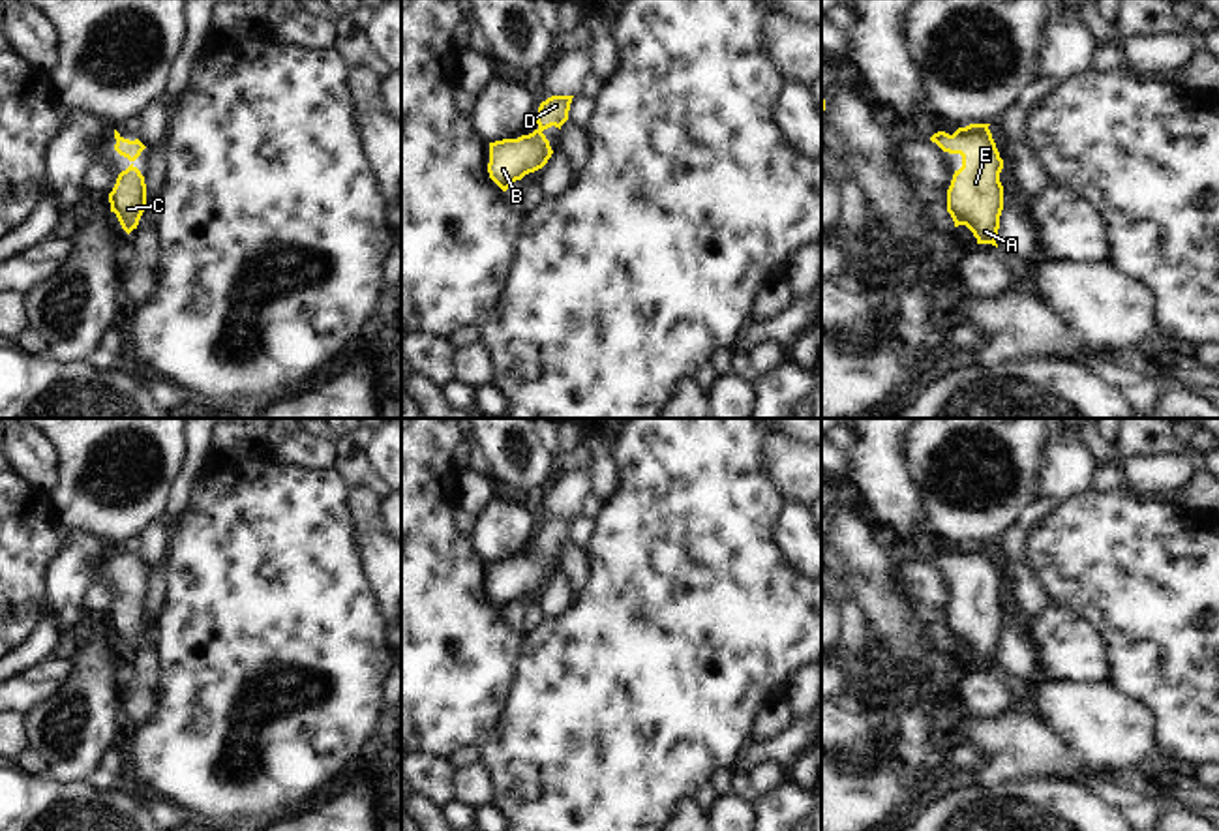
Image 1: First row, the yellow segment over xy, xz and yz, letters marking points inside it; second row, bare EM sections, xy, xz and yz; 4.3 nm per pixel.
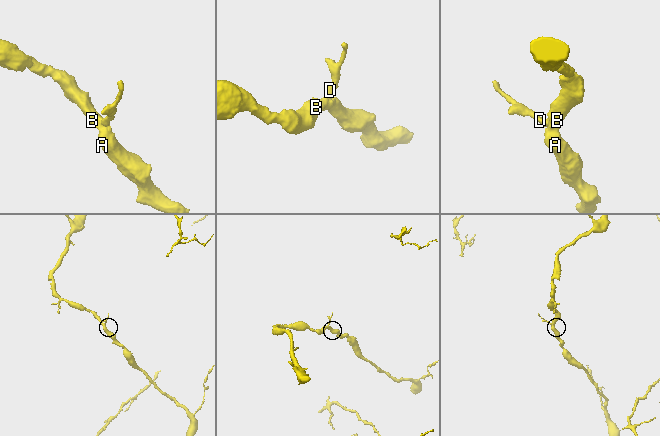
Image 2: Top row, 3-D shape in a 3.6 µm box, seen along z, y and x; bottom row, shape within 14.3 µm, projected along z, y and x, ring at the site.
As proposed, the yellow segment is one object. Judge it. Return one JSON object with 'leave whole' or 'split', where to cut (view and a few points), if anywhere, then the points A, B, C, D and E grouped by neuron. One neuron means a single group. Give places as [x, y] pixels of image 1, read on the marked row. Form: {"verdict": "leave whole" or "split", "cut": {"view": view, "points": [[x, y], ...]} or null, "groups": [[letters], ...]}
{"verdict": "leave whole", "cut": null, "groups": [["A", "B", "C", "D", "E"]]}

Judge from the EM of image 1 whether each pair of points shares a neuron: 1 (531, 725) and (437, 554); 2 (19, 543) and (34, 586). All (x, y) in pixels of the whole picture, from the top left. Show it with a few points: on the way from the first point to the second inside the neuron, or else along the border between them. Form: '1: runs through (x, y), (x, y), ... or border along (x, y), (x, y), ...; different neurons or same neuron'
1: border along (526, 648), (512, 698), (496, 730); different neurons
2: runs through (19, 554), (19, 571), (23, 574); same neuron

